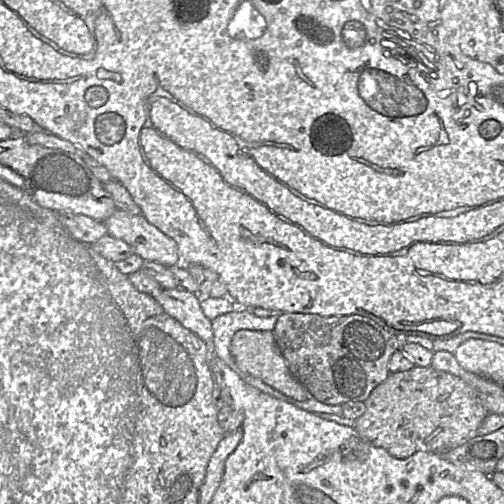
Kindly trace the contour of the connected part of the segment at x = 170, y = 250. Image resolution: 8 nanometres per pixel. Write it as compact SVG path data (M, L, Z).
M116 209L104 224L108 235L132 247L134 254L144 260L156 261L165 266L188 264L181 259L177 243L151 224L142 214L133 215Z

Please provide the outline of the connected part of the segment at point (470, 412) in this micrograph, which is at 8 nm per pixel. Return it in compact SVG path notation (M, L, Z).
M415 366L407 371L389 373L386 380L378 385L370 394L370 396L364 401L366 405L365 413L354 420L356 422L355 429L361 438L368 441L369 443L385 449L391 456L398 459L405 459L412 456L414 453L419 451L431 452L439 455L445 455L447 452L465 444L467 441L473 439L478 435L478 429L483 420L488 415L486 408L482 401L473 391L473 389L465 383L462 379L454 376L450 373L435 369L433 366L420 367Z

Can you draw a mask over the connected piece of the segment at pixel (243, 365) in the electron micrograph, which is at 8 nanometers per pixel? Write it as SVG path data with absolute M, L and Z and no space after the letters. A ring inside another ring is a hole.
M248 329L236 331L231 340L231 354L243 372L262 380L281 393L299 401L306 400L310 397L306 388L290 372L276 344L273 331Z

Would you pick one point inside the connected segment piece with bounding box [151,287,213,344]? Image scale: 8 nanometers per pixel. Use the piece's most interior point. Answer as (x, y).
(184, 306)

